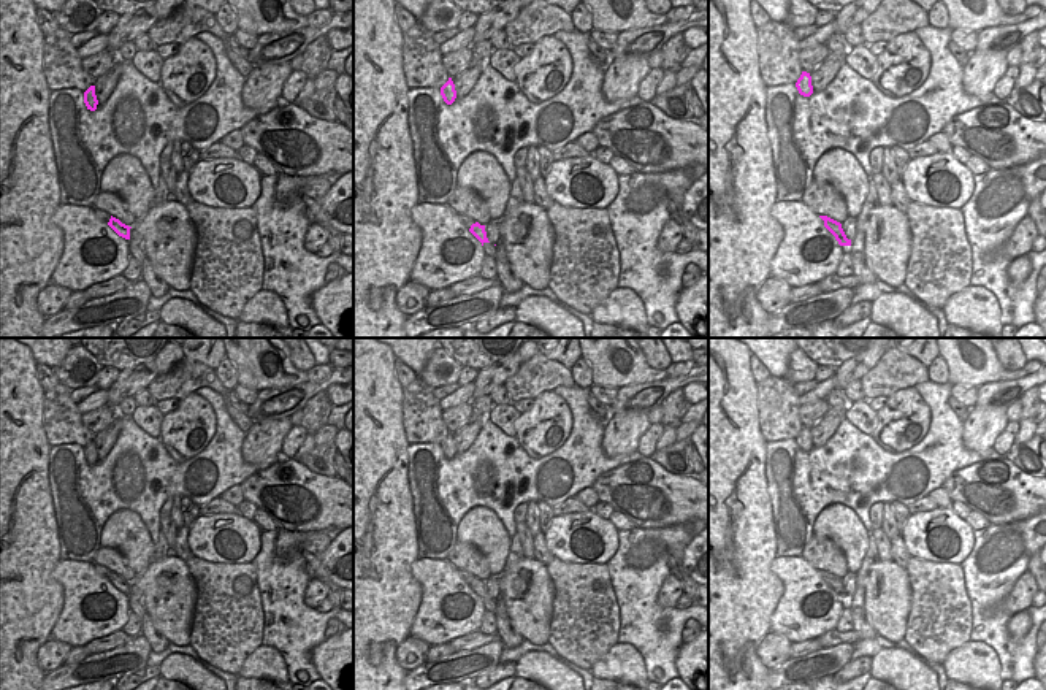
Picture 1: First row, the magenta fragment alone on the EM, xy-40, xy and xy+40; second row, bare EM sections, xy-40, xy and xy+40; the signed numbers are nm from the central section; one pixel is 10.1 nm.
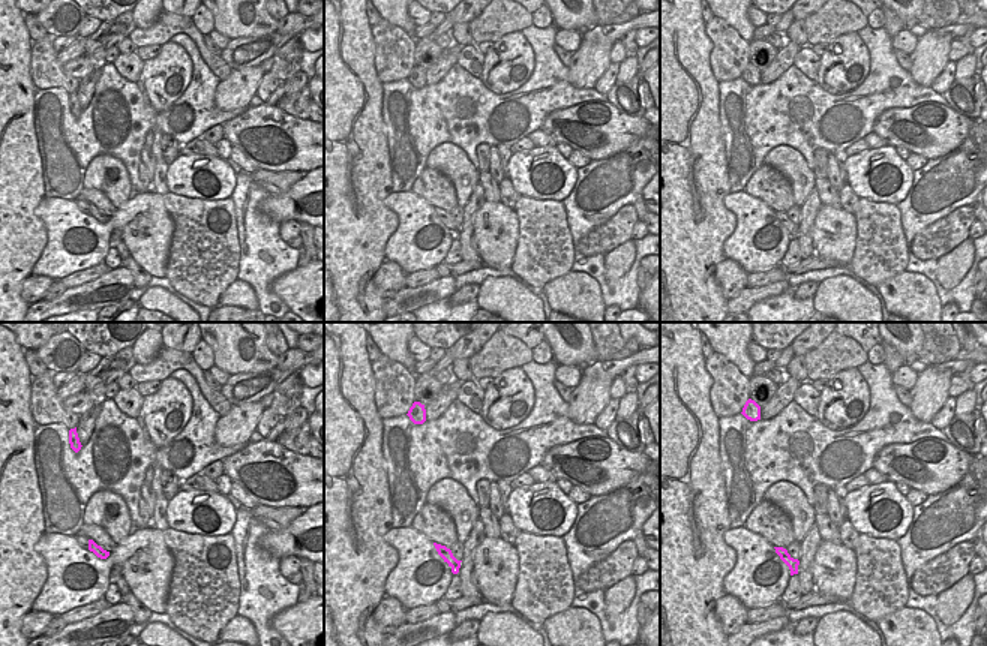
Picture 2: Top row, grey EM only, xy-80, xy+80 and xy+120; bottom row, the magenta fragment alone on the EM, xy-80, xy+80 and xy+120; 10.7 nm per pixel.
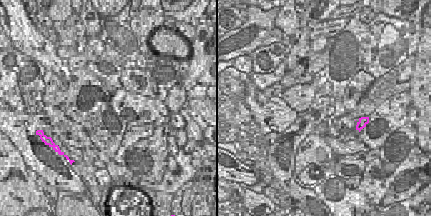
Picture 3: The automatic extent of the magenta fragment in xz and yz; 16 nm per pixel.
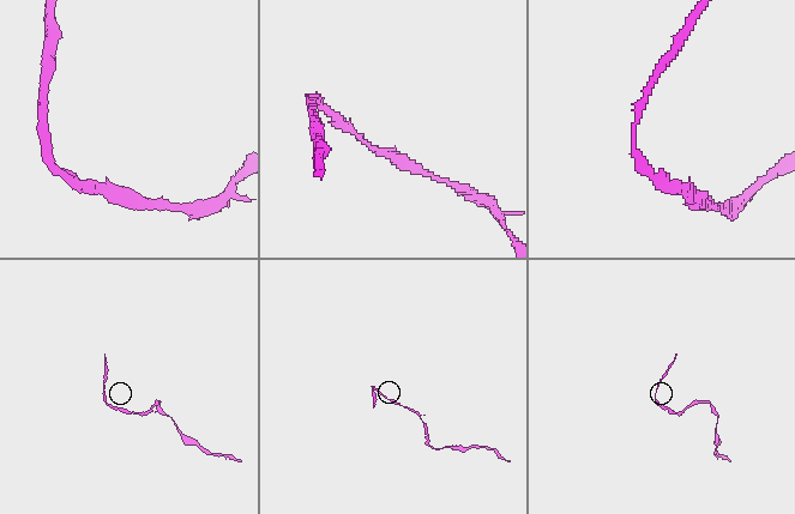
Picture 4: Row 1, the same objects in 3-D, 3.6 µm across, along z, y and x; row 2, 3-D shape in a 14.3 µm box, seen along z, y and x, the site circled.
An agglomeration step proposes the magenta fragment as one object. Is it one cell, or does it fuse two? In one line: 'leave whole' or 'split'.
leave whole

